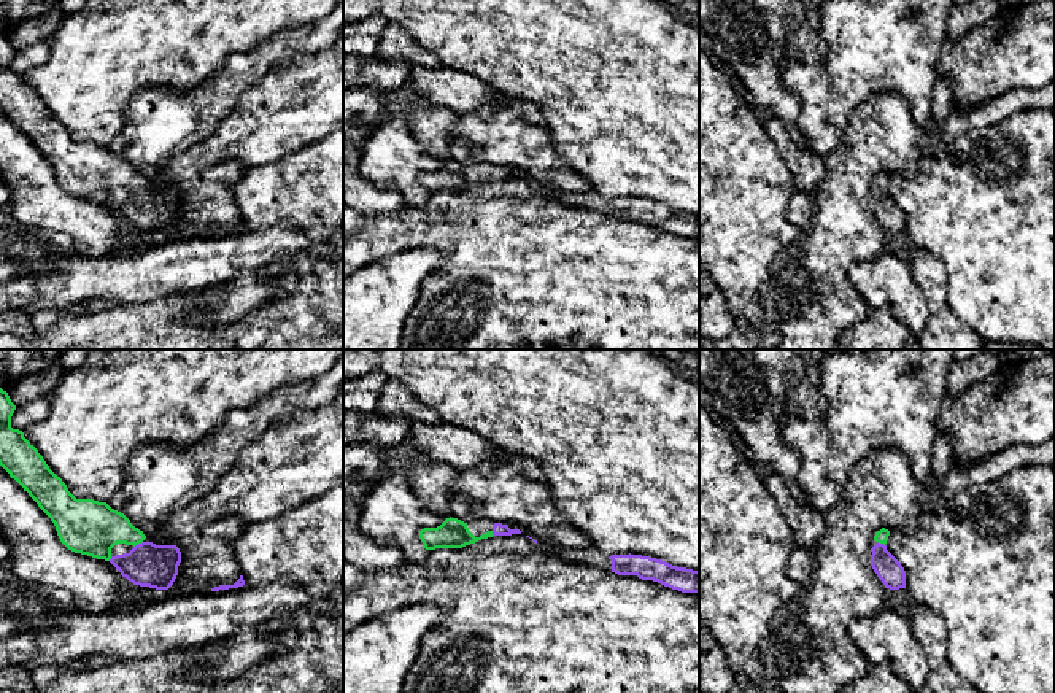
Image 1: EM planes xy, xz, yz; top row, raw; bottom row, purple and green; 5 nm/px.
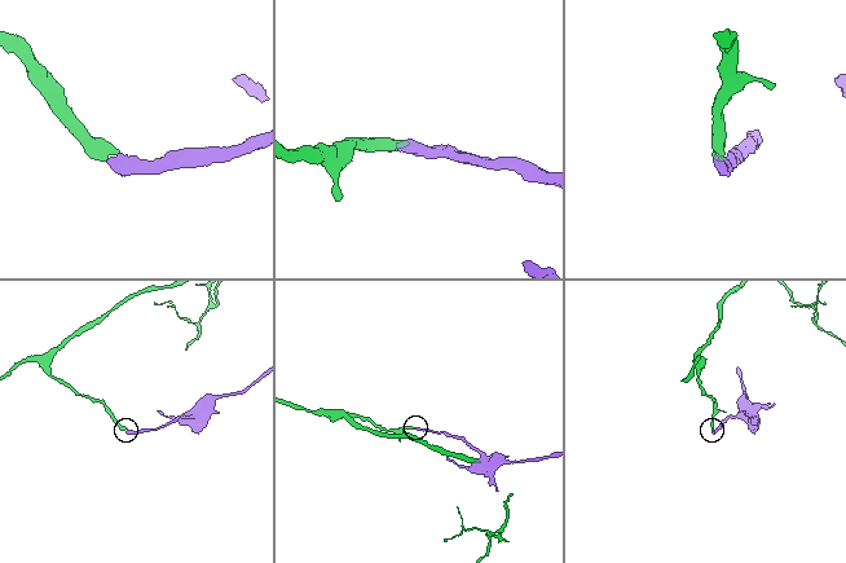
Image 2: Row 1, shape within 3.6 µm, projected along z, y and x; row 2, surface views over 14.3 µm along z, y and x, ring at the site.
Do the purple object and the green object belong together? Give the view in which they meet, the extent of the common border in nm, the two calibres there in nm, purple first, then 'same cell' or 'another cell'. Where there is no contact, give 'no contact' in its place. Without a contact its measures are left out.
xy | 60 nm | 220/280 nm | same cell

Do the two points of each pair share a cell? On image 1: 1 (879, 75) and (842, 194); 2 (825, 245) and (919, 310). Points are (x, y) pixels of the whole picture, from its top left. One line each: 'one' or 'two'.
1: two
2: two

